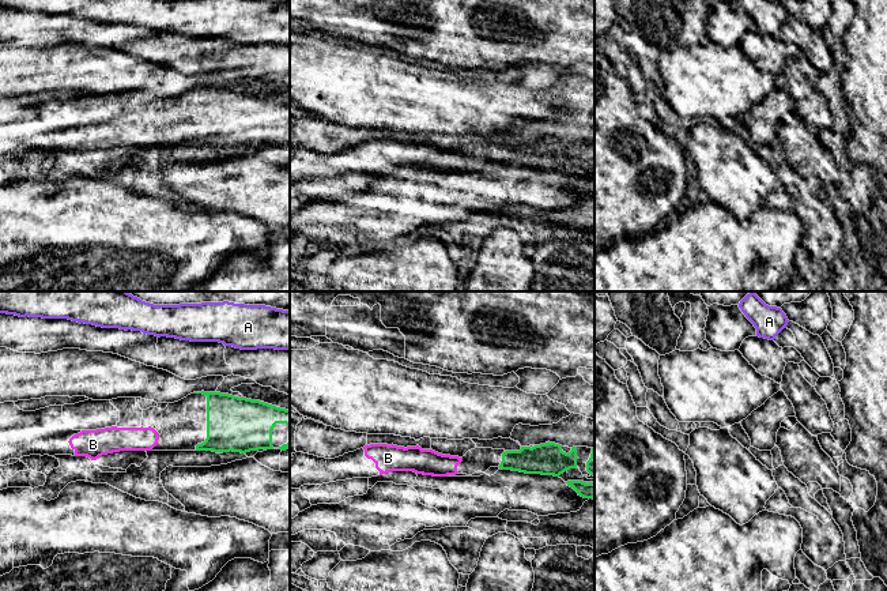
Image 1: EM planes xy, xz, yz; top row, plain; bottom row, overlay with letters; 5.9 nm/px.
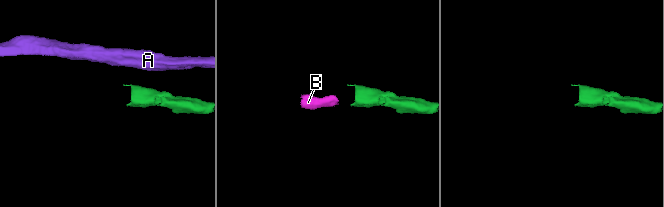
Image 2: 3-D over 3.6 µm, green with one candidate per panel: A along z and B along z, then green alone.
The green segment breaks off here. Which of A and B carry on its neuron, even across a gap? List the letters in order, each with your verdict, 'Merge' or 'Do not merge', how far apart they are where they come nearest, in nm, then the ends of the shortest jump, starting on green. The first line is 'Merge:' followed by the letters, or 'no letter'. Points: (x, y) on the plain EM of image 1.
Merge: B
A: Do not merge. Distance 280 nm. Across: xy (227, 89), (241, 44)
B: Merge. Distance 220 nm. Across: xz (499, 160), (461, 155)

